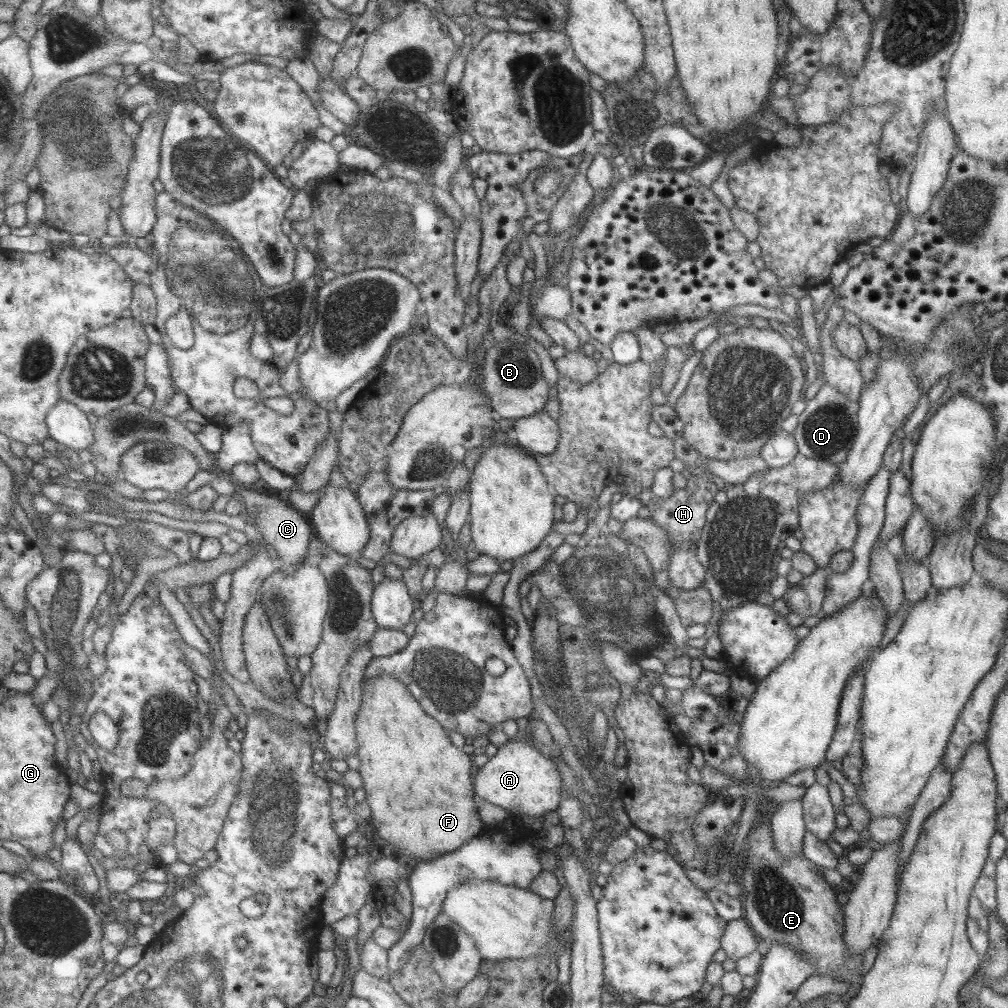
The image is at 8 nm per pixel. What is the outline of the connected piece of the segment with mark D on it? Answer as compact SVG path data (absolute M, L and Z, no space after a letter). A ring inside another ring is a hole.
M825 382L815 396L805 402L804 410L797 415L796 429L792 432L798 453L819 462L843 463L856 435L858 403Z

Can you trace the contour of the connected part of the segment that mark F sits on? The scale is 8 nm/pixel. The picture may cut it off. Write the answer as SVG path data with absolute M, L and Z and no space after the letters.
M386 674L368 680L355 724L361 760L358 771L363 778L367 802L372 808L373 831L377 833L380 844L383 841L389 844L387 853L411 864L431 861L475 838L481 831L482 822L473 803L472 757L451 744L447 732L423 710L402 681Z

